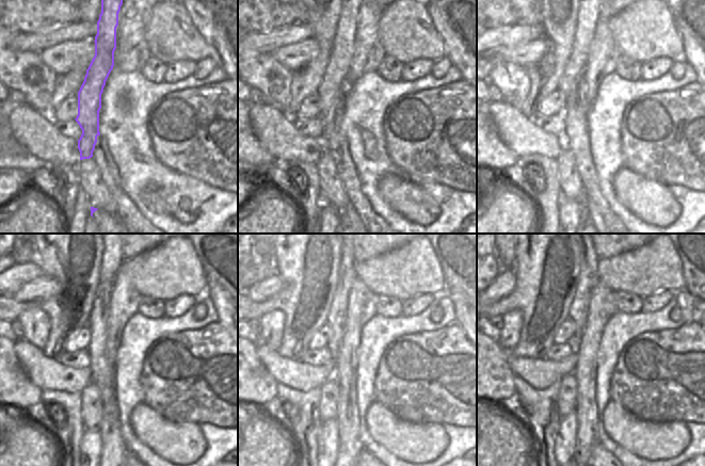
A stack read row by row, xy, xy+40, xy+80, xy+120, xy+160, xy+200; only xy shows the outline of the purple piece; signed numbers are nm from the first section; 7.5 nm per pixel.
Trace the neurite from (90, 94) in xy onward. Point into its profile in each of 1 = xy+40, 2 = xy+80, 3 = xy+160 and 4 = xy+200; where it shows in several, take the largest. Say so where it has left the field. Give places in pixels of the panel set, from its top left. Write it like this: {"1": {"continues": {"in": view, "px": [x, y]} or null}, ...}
{"1": {"continues": {"in": "xy+40", "px": [331, 93]}}, "2": {"continues": {"in": "xy+80", "px": [572, 85]}}, "3": {"continues": {"in": "xy+160", "px": [337, 318]}}, "4": {"continues": {"in": "xy+200", "px": [589, 278]}}}

